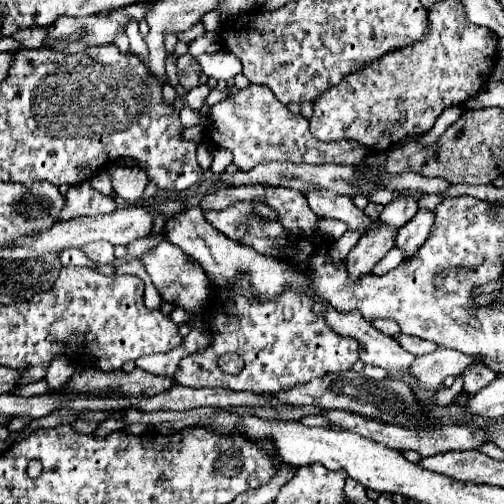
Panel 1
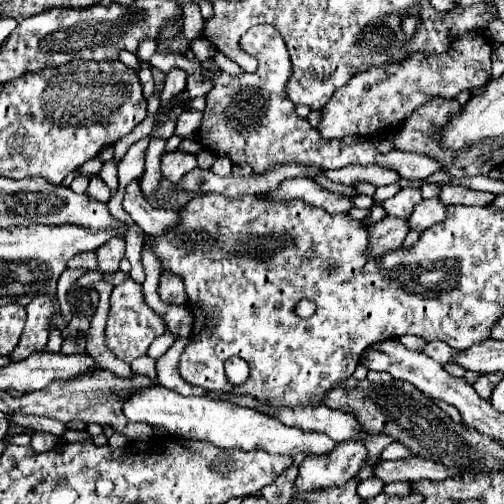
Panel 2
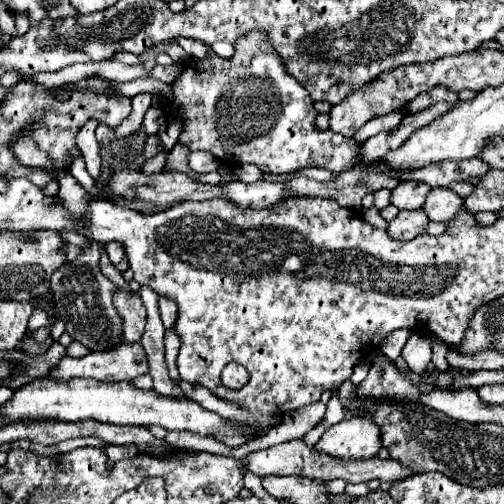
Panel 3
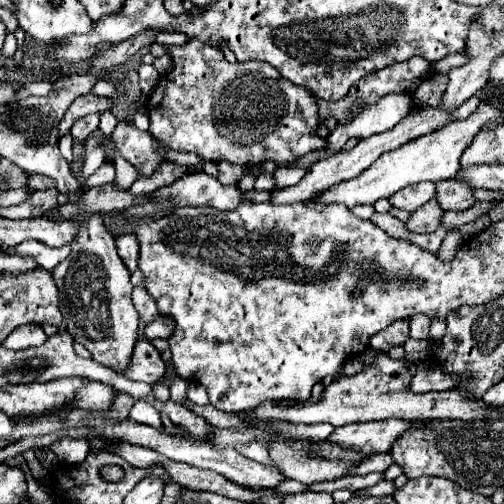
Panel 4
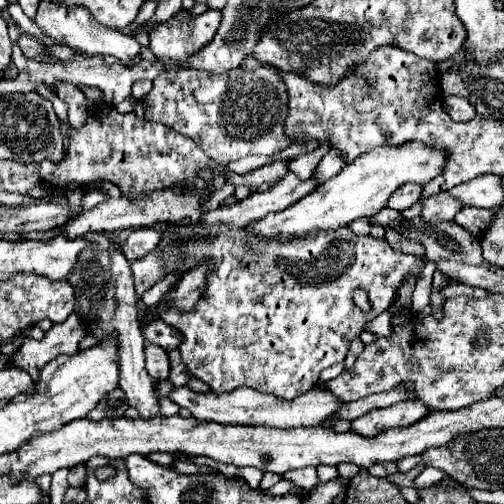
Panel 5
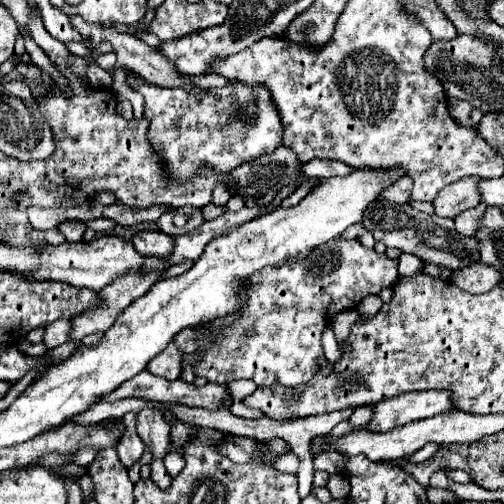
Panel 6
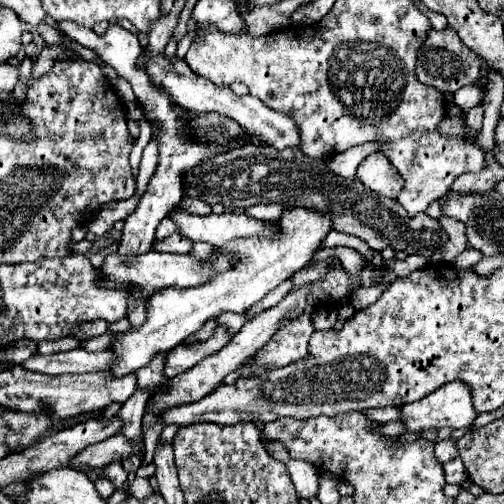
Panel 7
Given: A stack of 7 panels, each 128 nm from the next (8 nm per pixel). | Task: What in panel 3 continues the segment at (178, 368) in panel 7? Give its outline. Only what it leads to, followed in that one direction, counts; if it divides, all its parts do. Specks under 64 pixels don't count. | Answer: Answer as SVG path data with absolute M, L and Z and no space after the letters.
M116 344L116 348L100 350L100 352L88 352L84 358L70 358L64 356L52 372L48 372L48 378L52 380L72 380L72 378L88 378L88 380L100 380L100 382L130 382L132 378L146 374L148 364L146 364L146 352L140 344Z

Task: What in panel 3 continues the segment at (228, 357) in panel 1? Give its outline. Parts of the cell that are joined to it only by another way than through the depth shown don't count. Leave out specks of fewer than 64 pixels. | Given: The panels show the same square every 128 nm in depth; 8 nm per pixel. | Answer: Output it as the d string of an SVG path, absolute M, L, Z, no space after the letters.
M226 364L222 372L222 384L226 388L238 390L248 382L248 370L242 364Z

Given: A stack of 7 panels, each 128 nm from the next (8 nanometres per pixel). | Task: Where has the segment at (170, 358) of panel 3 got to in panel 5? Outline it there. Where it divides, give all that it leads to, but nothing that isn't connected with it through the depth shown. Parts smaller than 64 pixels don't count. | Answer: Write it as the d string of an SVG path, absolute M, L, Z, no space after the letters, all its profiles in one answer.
M168 382L158 384L158 394L166 394L172 402L176 402L182 408L188 408L190 414L196 420L208 420L218 424L242 424L242 426L272 426L272 428L294 428L294 426L324 426L328 424L328 416L336 412L336 408L342 408L346 402L336 400L328 388L312 388L310 392L284 400L270 394L260 394L252 388L236 388L234 392L216 396L214 392L198 394L192 392L188 386L182 388L170 388Z

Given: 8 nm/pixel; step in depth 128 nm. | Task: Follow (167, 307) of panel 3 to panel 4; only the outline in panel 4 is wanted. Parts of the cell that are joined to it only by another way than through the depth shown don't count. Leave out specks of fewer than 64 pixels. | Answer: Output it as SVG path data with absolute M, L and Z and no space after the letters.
M158 316L156 320L152 320L146 326L146 338L170 338L170 334L174 332L174 324L172 320L168 320L166 316Z

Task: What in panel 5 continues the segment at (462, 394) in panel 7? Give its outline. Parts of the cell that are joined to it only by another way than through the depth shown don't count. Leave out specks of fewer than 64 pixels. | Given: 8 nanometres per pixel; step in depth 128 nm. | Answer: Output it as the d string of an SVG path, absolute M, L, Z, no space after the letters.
M408 400L408 402L400 402L400 404L394 404L388 408L380 408L380 410L372 410L368 414L360 416L360 420L352 422L350 432L366 436L366 438L374 438L380 432L386 432L390 428L412 426L414 422L424 418L426 414L428 414L428 408L424 402Z

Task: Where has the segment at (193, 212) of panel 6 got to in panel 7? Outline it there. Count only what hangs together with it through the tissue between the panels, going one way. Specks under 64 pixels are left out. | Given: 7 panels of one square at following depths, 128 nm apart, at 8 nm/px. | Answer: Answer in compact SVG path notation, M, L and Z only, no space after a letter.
M164 218L160 224L158 224L158 230L155 232L155 238L157 240L162 240L168 236L168 234L173 234L174 232L179 232L179 228L174 224L172 218Z

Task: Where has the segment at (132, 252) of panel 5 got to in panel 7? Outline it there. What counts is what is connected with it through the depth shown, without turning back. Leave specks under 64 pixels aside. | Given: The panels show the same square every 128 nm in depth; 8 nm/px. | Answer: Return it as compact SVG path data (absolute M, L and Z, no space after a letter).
M176 232L176 234L170 234L164 240L154 240L152 250L168 252L168 254L188 254L192 250L192 240L186 238L186 236L180 236Z

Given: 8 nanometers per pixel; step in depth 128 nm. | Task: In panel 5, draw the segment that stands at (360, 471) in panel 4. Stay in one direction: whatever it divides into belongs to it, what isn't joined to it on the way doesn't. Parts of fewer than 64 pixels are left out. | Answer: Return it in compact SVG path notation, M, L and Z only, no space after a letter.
M320 465L316 467L318 480L320 483L325 483L336 477L339 477L335 466Z

